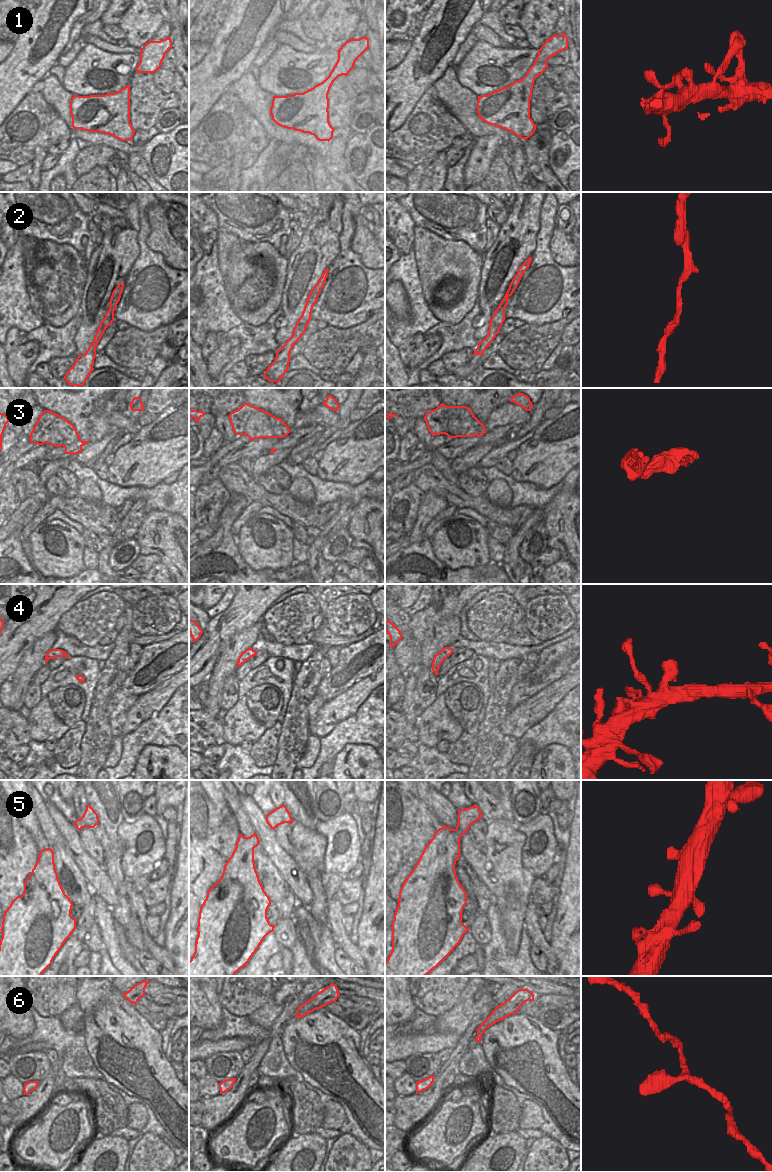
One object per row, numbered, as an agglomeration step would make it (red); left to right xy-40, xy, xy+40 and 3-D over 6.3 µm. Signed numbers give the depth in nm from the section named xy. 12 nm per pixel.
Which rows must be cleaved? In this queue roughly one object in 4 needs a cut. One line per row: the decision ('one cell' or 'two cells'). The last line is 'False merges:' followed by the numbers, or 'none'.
1: one cell
2: one cell
3: one cell
4: one cell
5: one cell
6: one cell
False merges: none

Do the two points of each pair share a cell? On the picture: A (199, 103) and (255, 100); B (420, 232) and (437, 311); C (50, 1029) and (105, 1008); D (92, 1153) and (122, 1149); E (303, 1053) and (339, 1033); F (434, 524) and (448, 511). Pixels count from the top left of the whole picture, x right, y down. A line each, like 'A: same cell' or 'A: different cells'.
A: different cells
B: same cell
C: different cells
D: same cell
E: same cell
F: same cell

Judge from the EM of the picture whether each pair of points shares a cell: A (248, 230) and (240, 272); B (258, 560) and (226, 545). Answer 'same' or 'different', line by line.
A: different
B: different

